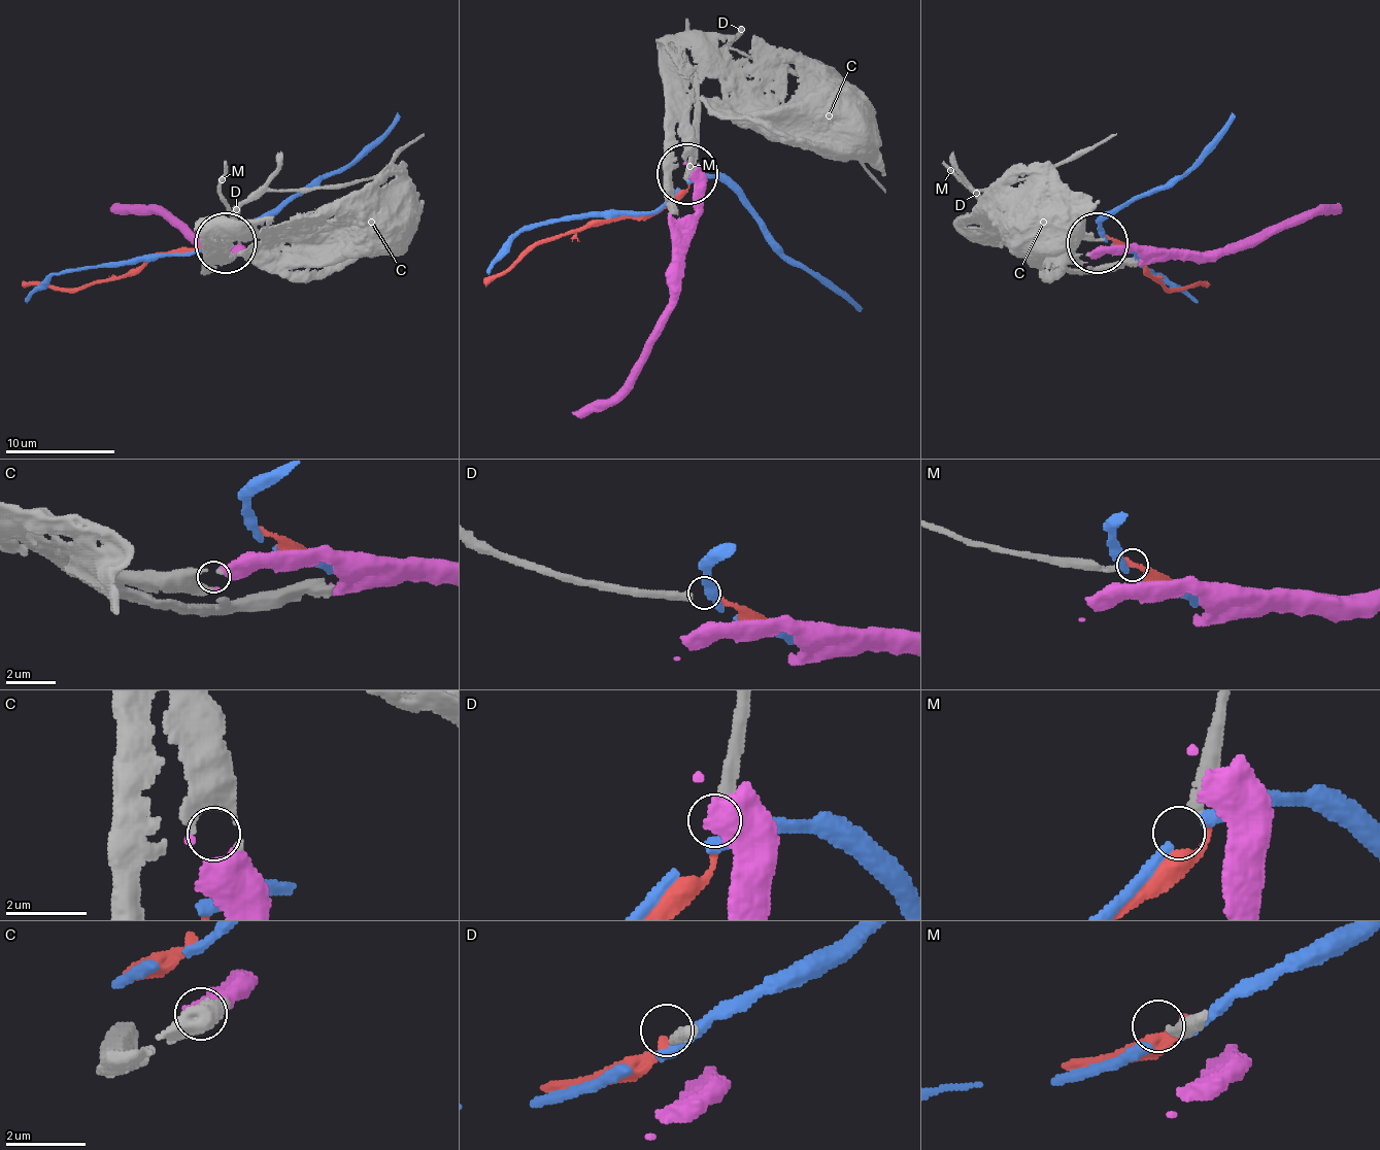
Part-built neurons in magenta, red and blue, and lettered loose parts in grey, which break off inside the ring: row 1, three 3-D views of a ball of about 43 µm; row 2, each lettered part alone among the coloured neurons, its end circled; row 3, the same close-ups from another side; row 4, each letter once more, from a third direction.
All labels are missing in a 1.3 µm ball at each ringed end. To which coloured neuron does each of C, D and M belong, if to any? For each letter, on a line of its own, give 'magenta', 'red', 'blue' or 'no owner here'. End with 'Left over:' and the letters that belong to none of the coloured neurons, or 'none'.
C: magenta
D: red
M: no owner here
Left over: M

